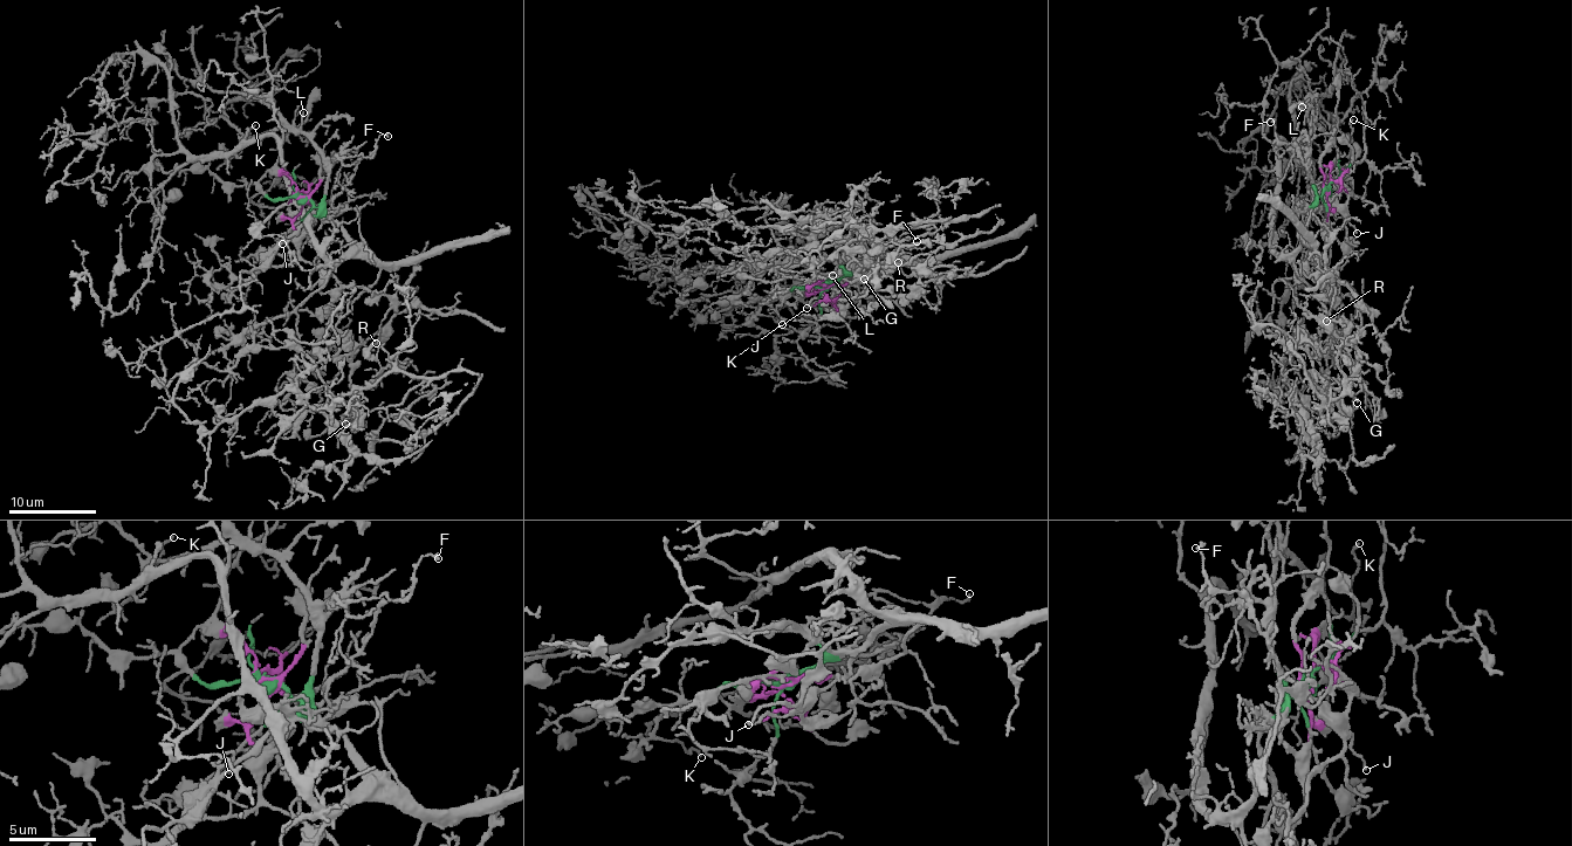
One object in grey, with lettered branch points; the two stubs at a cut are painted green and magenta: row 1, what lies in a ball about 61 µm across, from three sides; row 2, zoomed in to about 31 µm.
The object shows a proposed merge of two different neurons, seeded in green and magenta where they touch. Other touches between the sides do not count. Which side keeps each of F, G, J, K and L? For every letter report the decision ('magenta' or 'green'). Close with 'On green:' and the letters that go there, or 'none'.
F: magenta
G: magenta
J: magenta
K: green
L: green
On green: K, L

